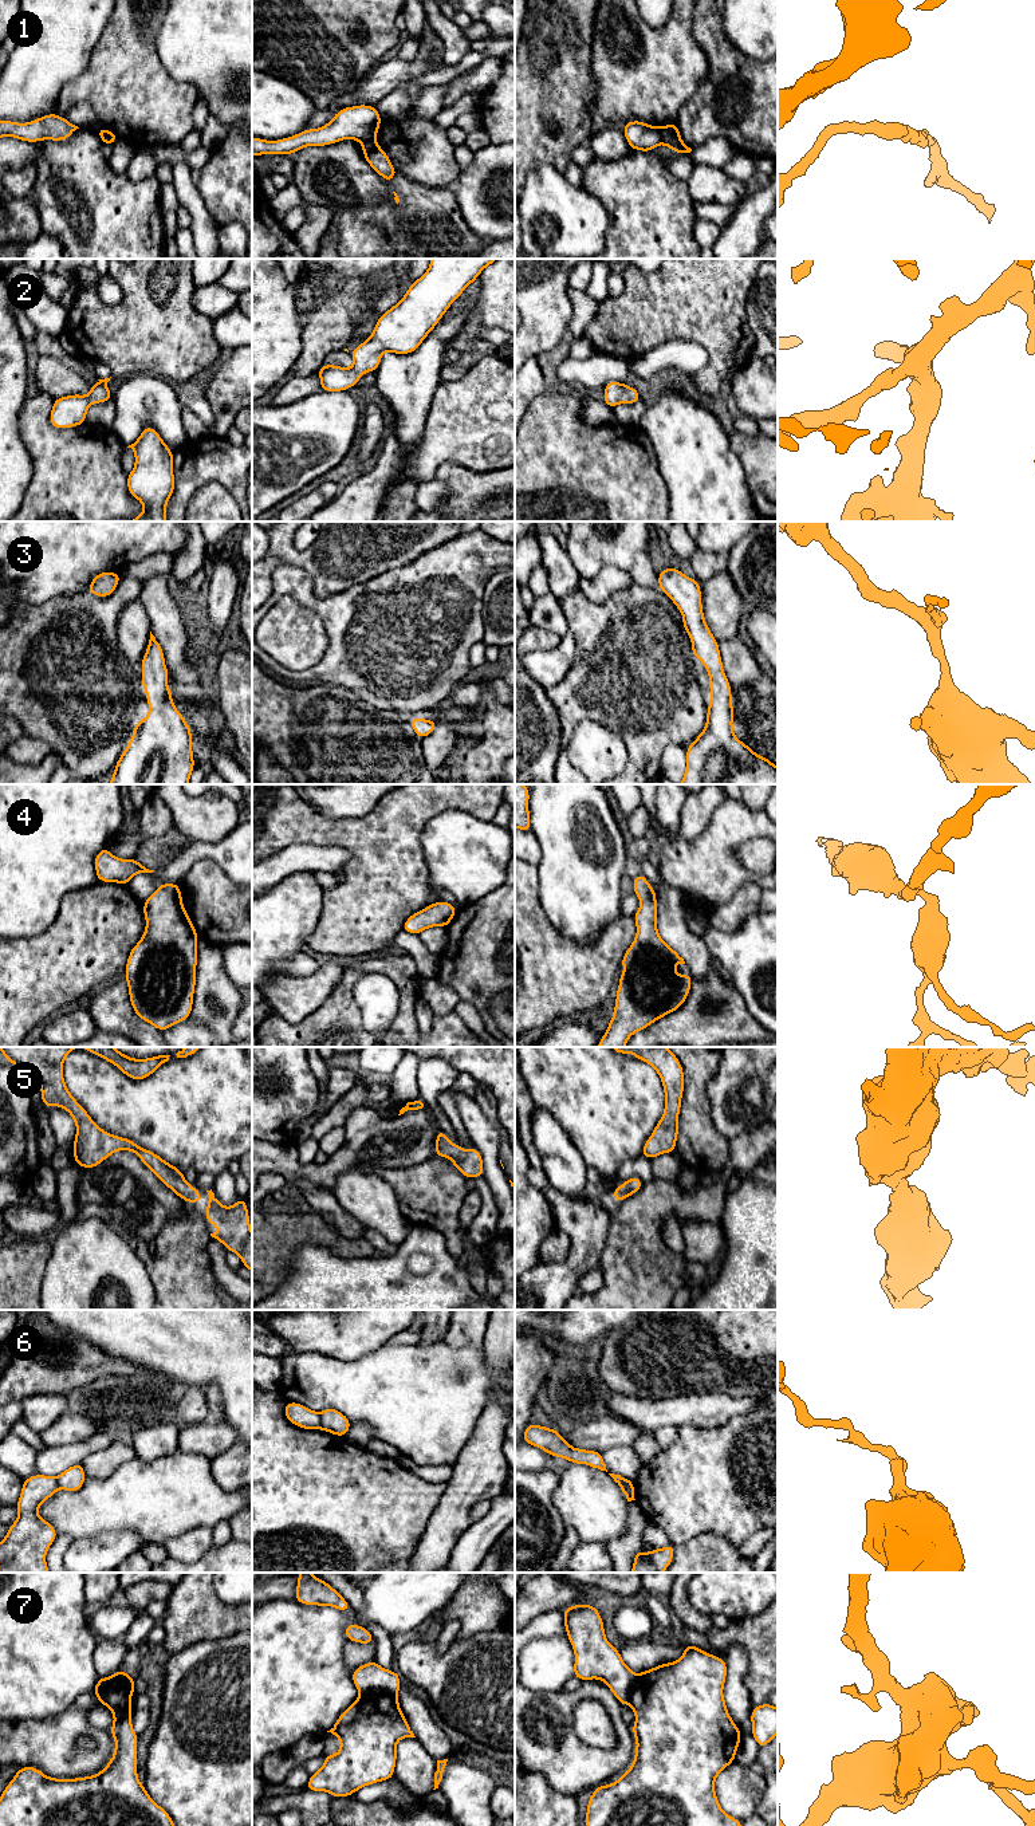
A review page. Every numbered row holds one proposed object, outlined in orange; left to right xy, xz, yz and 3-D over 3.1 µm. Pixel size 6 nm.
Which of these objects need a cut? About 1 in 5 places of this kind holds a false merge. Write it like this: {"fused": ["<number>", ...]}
{"fused": ["1", "6", "7"]}

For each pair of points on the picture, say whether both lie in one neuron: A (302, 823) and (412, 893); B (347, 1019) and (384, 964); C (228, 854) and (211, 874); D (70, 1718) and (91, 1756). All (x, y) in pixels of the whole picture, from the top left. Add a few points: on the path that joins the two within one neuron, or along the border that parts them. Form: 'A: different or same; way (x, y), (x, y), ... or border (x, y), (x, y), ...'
A: same; way (329, 831), (351, 833), (385, 866)
B: same; way (346, 1000), (346, 983), (359, 969), (365, 968)
C: different; border (188, 869), (199, 860), (211, 858), (237, 885)
D: same; way (70, 1730), (70, 1747), (79, 1756)

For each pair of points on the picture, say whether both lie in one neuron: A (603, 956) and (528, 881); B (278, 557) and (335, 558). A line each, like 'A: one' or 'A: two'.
A: one
B: one

